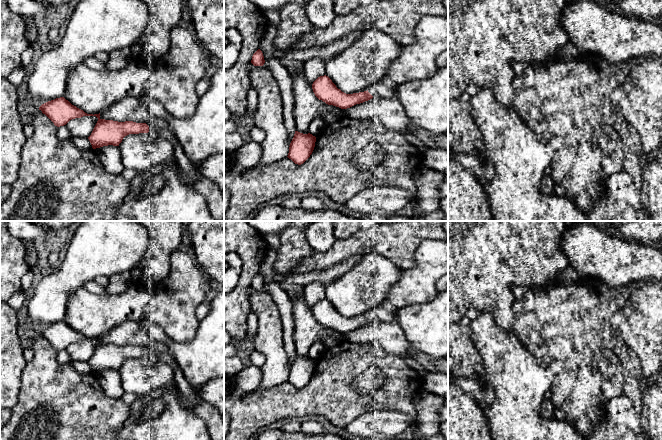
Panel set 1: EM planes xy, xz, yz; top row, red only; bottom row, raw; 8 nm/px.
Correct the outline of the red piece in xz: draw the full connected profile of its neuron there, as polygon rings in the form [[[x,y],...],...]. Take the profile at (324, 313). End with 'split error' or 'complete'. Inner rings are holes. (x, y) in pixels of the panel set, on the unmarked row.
[[[326,299],[318,301],[313,306],[312,313],[319,324],[341,333],[350,332],[356,328],[368,325],[375,320],[395,322],[396,319],[396,308],[386,310],[380,307],[377,307],[364,316],[346,318],[338,313],[332,304]]]; split error

